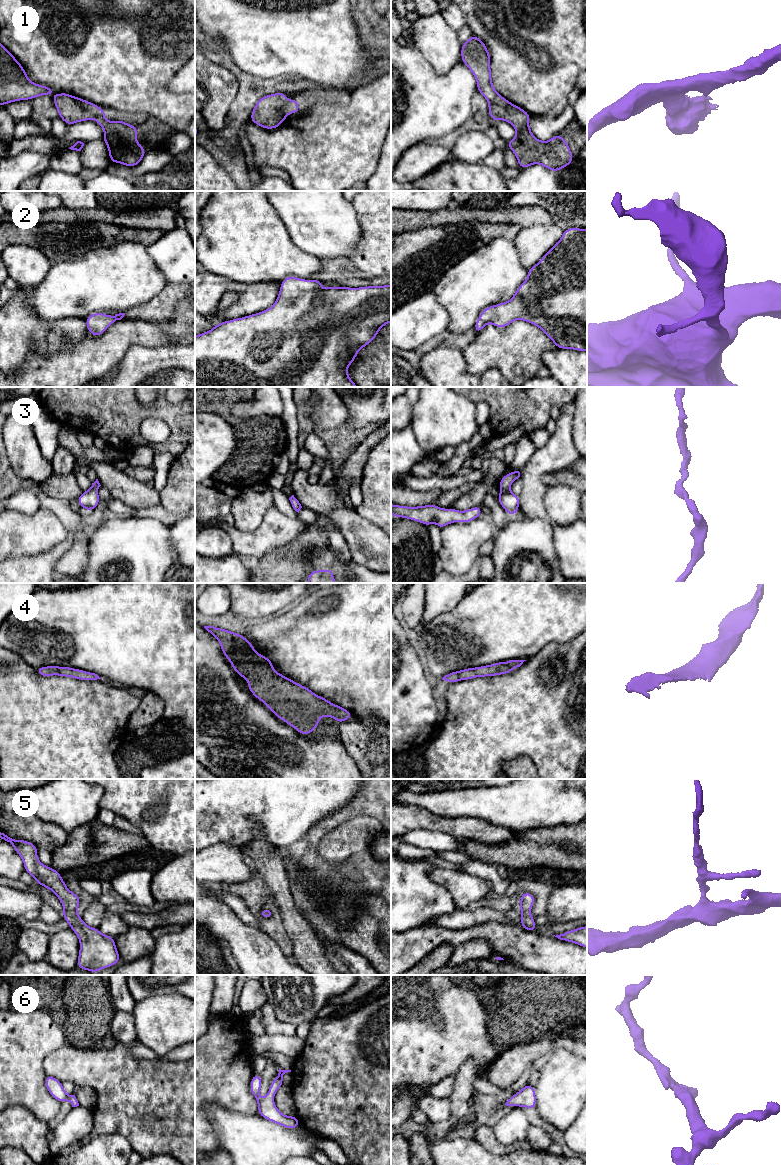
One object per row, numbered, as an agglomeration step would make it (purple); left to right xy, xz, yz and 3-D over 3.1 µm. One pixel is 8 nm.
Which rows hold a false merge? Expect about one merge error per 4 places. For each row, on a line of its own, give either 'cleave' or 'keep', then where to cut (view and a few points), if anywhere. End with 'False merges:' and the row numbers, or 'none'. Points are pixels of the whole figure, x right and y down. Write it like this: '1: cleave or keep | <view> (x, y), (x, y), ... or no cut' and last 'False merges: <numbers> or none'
1: cleave | xy (74, 97), (93, 117)
2: keep | no cut
3: keep | no cut
4: keep | no cut
5: keep | no cut
6: keep | no cut
False merges: 1

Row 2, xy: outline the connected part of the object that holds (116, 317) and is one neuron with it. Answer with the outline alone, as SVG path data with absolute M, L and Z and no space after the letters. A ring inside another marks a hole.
M93 313L86 318L86 329L92 336L101 336L106 329L114 322L121 320L125 313L109 316L105 313Z

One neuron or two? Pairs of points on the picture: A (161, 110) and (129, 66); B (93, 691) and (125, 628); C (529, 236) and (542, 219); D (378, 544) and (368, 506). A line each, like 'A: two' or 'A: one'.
A: one
B: two
C: two
D: two

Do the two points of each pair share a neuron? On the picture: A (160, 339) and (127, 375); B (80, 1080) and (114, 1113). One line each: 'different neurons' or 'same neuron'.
A: different neurons
B: same neuron

